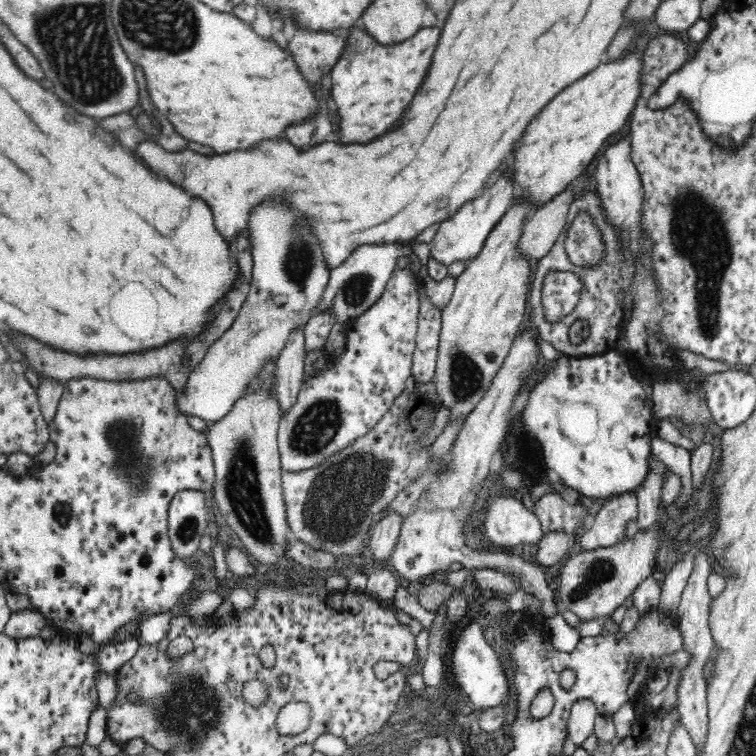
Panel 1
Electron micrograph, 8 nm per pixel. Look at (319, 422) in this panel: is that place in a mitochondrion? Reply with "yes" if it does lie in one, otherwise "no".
yes

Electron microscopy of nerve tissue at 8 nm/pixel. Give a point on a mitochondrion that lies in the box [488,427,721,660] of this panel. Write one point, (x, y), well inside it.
(599, 572)

